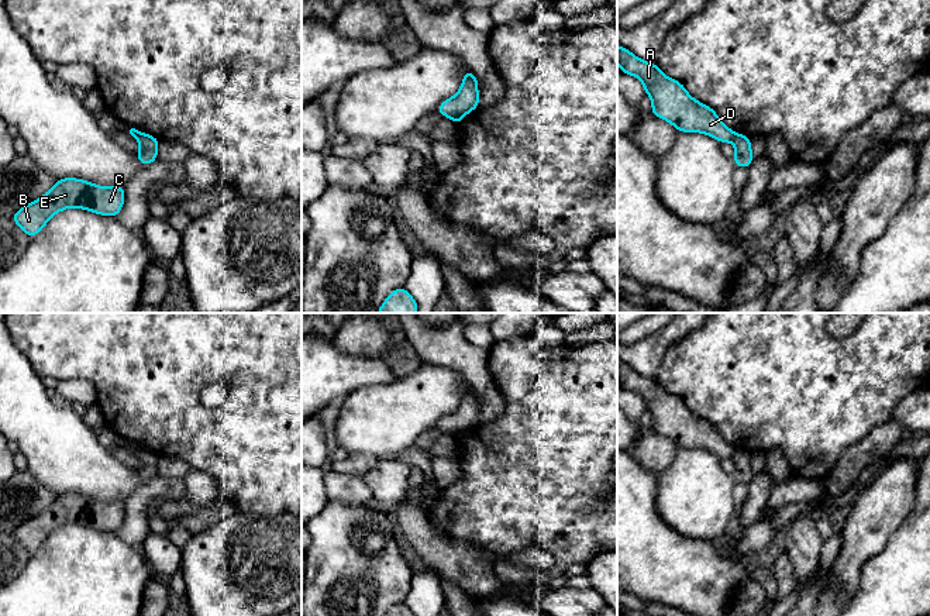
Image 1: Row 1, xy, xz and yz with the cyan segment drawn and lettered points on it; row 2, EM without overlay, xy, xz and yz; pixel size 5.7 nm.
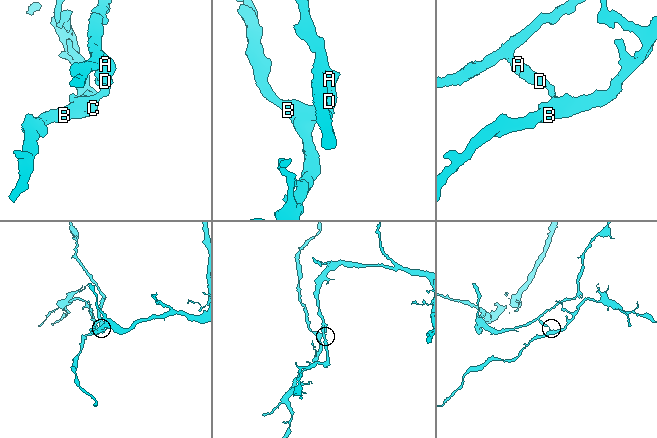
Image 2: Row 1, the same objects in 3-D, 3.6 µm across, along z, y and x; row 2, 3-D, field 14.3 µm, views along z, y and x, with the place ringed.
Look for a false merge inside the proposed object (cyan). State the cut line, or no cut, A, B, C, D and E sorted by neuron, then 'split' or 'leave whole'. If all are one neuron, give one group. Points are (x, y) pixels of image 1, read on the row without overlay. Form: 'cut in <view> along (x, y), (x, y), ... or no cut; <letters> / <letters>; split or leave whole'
cut in yz along (736, 448), (732, 457); A D / B C E; split

